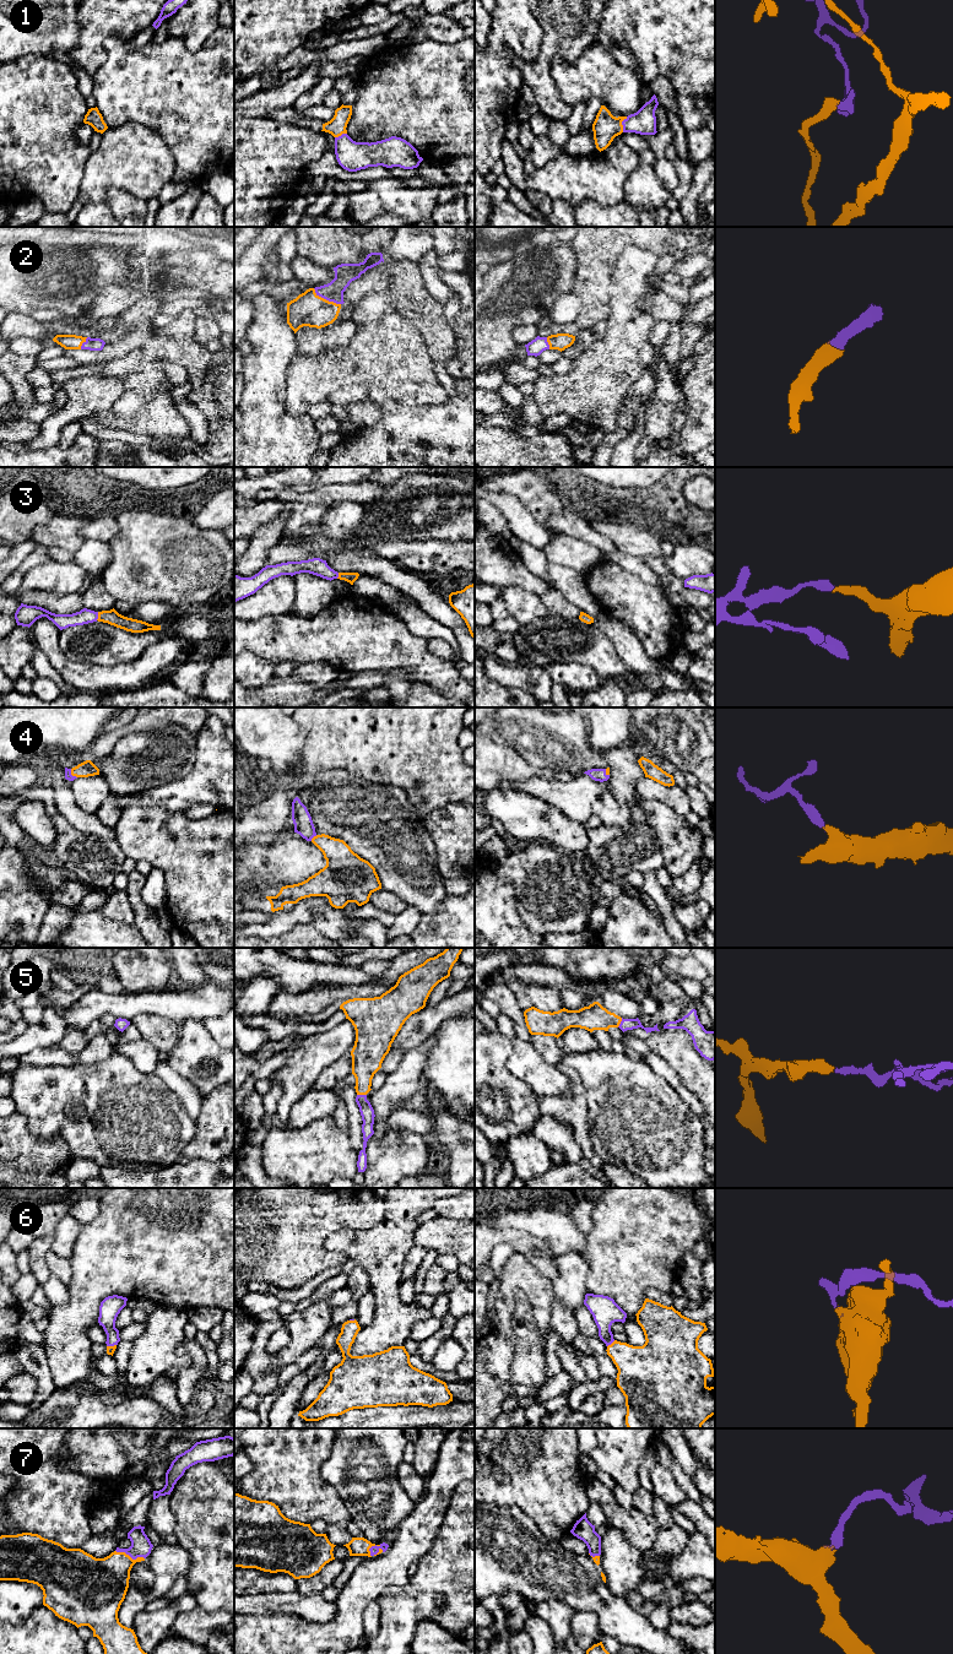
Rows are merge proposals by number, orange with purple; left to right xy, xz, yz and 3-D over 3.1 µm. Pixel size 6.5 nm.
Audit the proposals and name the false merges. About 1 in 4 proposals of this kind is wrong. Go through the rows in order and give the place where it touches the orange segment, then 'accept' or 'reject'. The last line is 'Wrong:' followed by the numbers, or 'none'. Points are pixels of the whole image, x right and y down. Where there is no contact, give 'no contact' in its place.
1: contact yz (621, 124); accept
2: contact xz (325, 299); accept
3: contact xy (98, 616); accept
4: contact xy (71, 774); accept
5: contact xz (362, 1094); accept
6: contact yz (612, 1343); accept
7: contact xz (374, 1545); accept
Wrong: none

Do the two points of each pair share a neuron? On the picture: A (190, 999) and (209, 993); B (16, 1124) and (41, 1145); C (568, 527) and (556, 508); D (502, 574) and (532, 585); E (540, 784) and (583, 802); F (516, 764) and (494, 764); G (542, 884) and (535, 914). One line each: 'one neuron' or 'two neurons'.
A: one neuron
B: one neuron
C: two neurons
D: one neuron
E: one neuron
F: one neuron
G: one neuron

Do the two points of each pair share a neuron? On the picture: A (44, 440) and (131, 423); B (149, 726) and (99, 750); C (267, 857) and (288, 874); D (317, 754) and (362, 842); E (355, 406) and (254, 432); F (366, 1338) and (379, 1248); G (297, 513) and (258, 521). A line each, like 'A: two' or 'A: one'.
A: one
B: one
C: one
D: two
E: two
F: one
G: one

